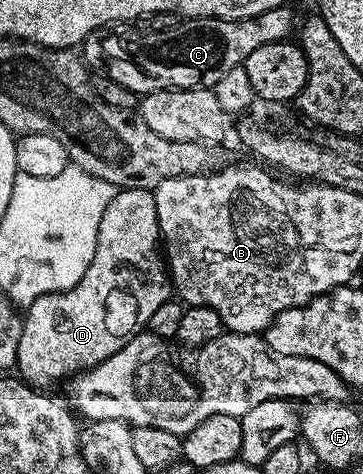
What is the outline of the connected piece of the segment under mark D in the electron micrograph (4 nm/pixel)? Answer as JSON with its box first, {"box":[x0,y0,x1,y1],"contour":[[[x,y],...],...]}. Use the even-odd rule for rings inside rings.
{"box":[16,187,172,389],"contour":[[[127,187],[115,190],[112,201],[108,201],[108,209],[104,209],[104,217],[100,217],[100,233],[96,237],[96,249],[92,257],[92,265],[88,265],[84,277],[80,277],[80,281],[76,281],[76,285],[72,289],[60,293],[48,293],[44,297],[36,297],[36,301],[32,301],[29,307],[25,308],[16,371],[22,374],[19,376],[25,382],[38,389],[49,388],[49,383],[58,383],[61,379],[67,378],[66,380],[69,380],[71,377],[77,377],[83,371],[88,371],[90,368],[108,361],[108,357],[112,357],[112,353],[124,349],[124,345],[128,345],[128,341],[149,324],[152,313],[156,313],[156,309],[160,309],[160,305],[164,305],[171,297],[172,280],[168,274],[168,264],[164,258],[163,248],[160,246],[156,201],[154,200],[153,190],[144,187]]]}

